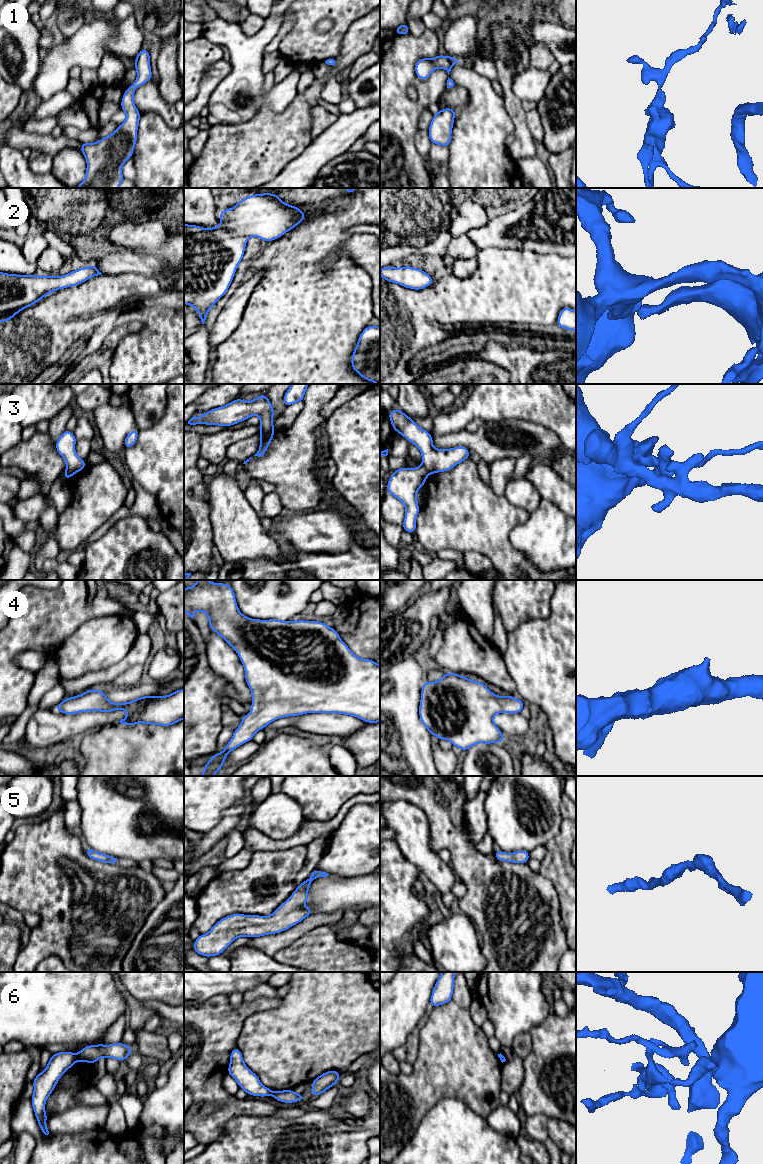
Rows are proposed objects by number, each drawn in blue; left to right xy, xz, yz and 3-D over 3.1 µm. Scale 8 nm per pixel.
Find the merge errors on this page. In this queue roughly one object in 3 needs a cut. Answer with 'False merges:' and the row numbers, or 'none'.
False merges: 3, 6

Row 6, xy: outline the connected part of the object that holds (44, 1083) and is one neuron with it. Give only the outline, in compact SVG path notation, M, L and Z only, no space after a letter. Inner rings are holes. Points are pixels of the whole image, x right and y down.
M69 1051L52 1054L46 1069L38 1073L32 1082L34 1093L31 1097L31 1103L41 1132L46 1138L50 1137L52 1133L48 1130L46 1125L48 1116L45 1112L45 1103L61 1076L69 1070L76 1061L77 1056Z

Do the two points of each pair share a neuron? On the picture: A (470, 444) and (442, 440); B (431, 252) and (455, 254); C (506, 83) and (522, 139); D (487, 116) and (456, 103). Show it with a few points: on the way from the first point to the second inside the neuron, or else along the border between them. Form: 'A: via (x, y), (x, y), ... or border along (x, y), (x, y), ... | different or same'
A: via (463, 440), (449, 440) | same
B: border along (449, 230), (451, 240), (445, 257) | different
C: via (509, 97), (521, 125) | same
D: border along (461, 85), (468, 91), (469, 100), (456, 111) | different

